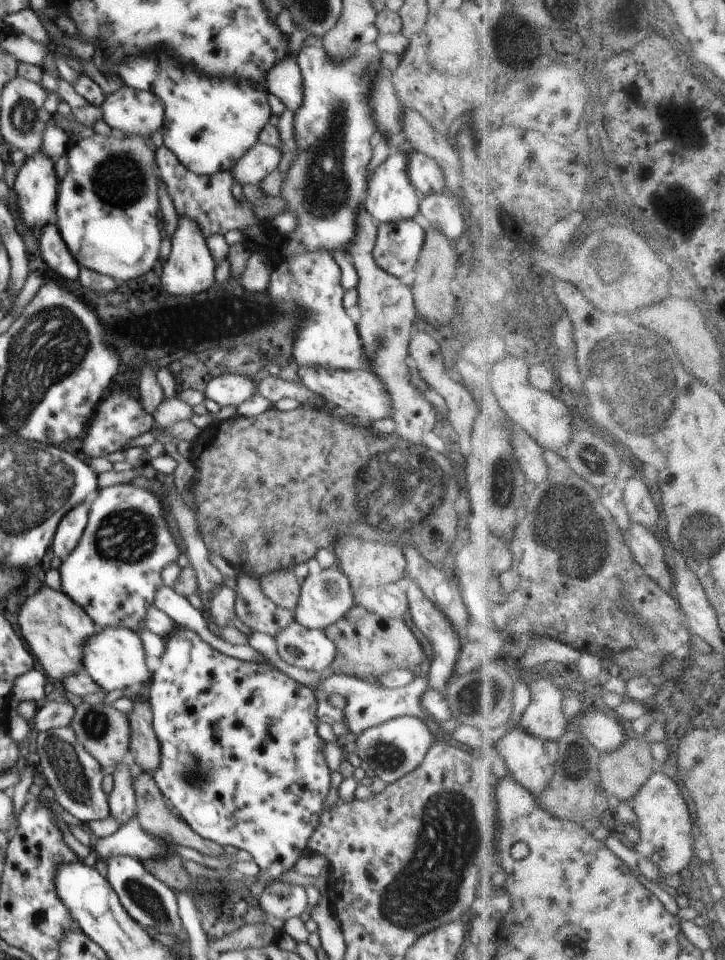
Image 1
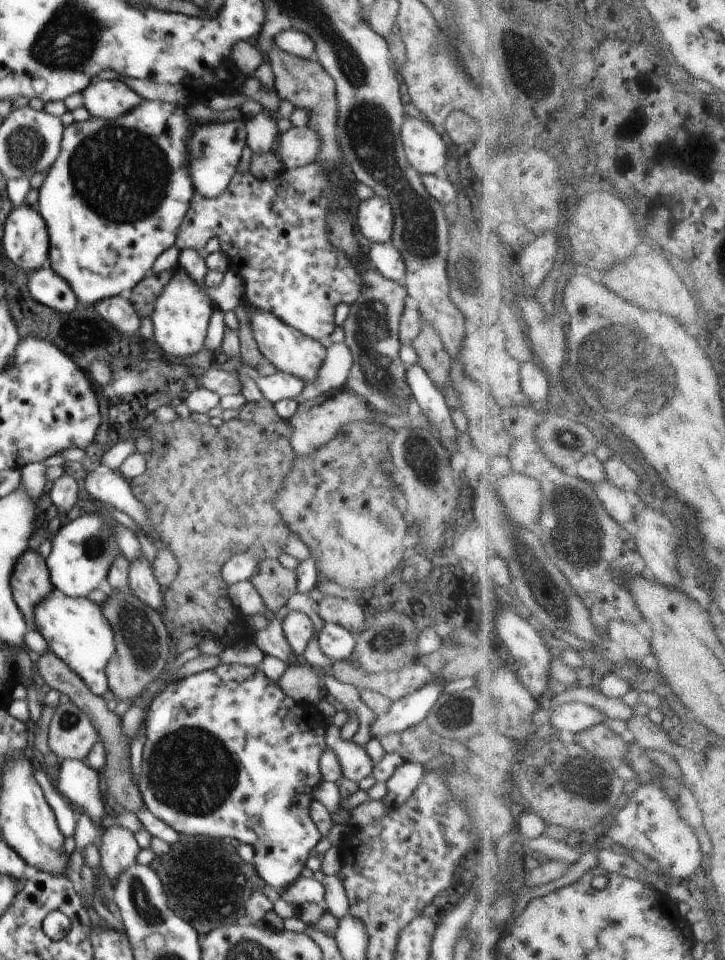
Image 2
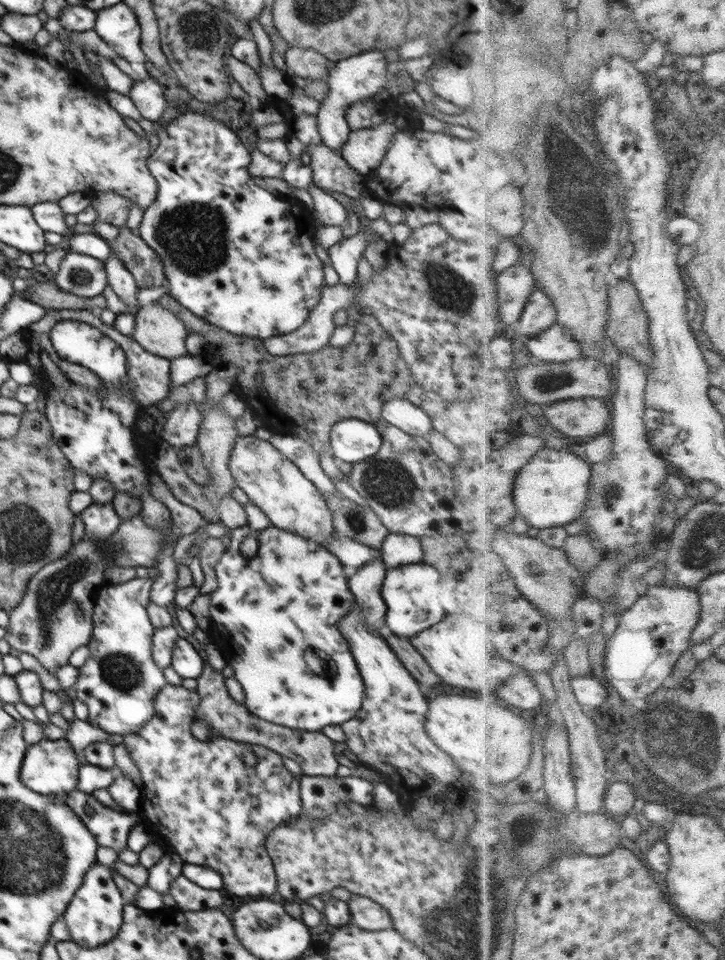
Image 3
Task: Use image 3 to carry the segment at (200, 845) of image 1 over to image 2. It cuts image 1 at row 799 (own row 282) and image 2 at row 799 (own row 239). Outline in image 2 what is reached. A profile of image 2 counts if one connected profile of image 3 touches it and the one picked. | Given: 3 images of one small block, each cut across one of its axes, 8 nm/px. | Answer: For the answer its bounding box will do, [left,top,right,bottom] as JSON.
[35,650,146,813]

